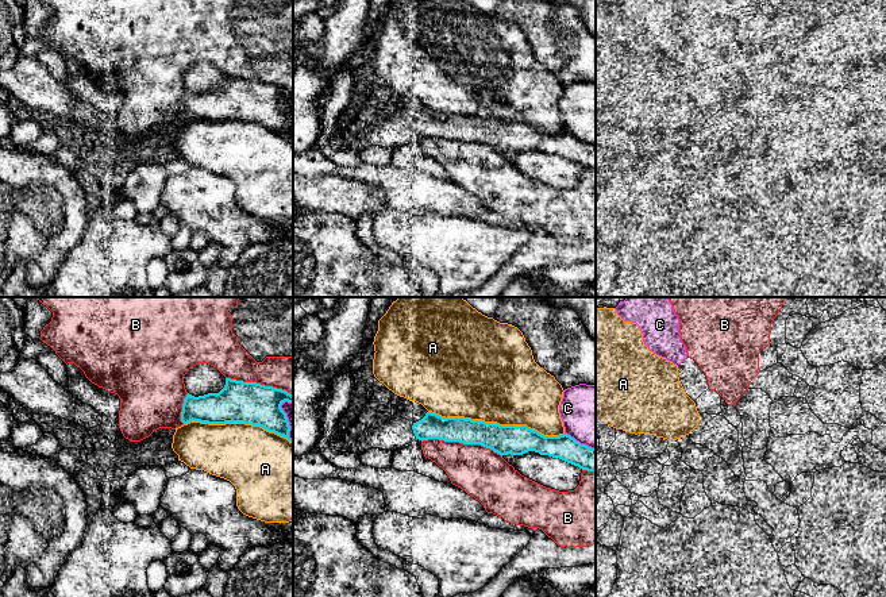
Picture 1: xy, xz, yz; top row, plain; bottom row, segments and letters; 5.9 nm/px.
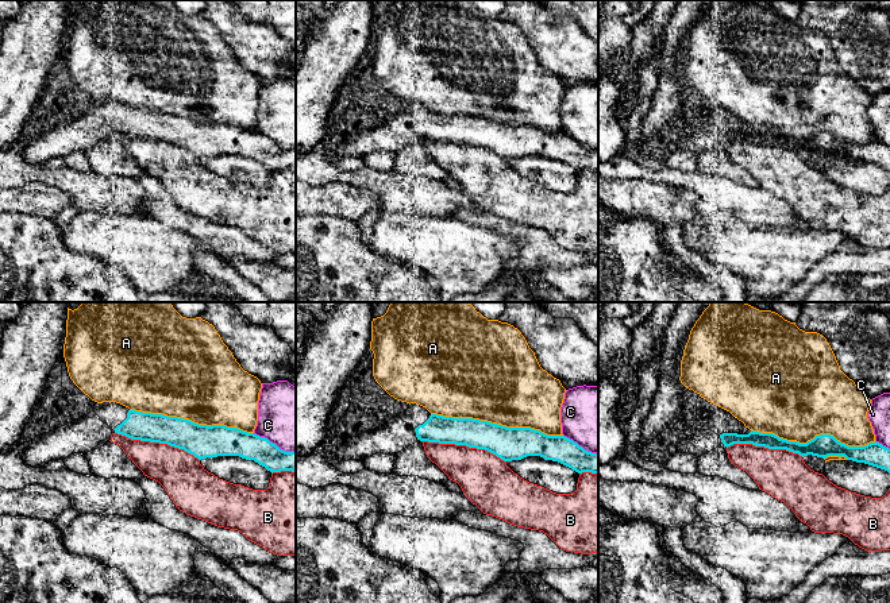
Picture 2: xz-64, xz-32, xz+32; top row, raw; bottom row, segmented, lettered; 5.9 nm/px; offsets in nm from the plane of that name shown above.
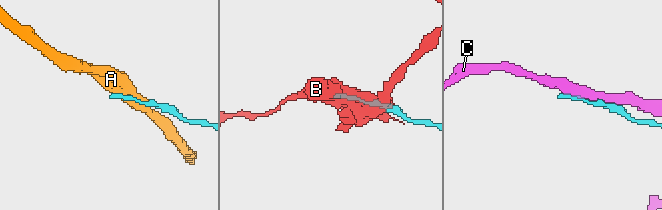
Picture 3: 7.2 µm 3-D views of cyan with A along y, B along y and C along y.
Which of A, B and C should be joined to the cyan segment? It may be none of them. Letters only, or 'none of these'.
none of these

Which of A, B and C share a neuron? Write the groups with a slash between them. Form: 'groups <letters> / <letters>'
groups A / B / C

